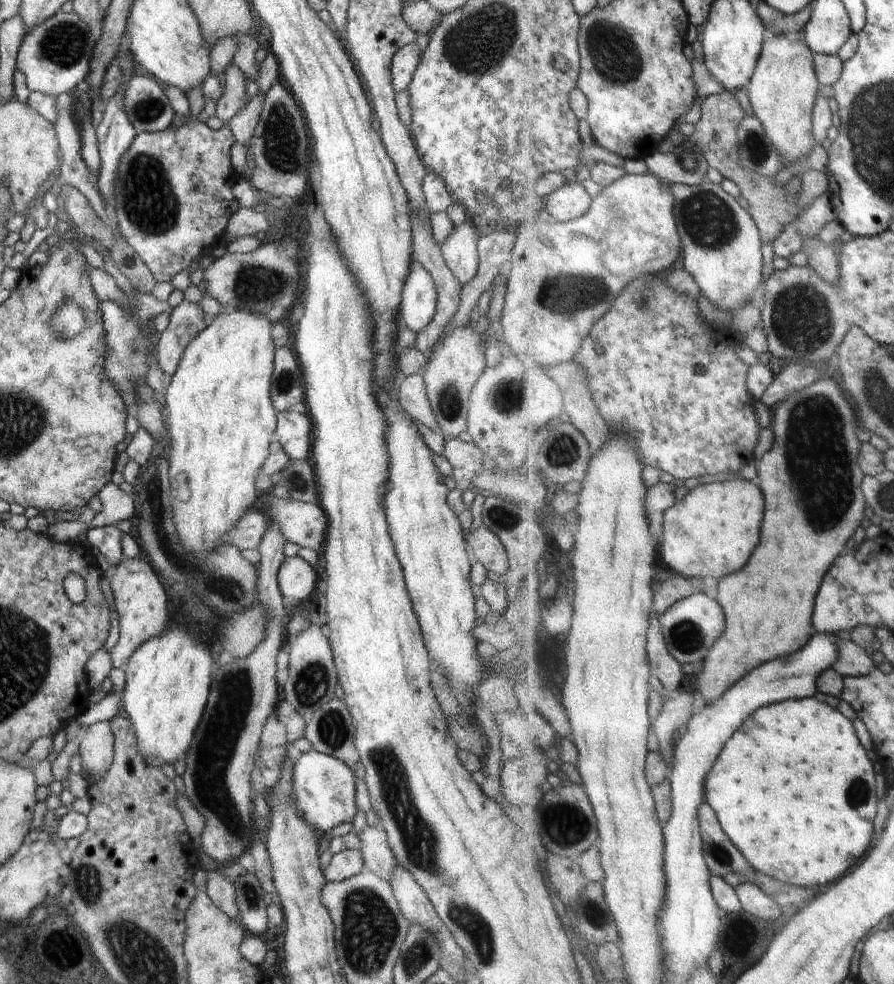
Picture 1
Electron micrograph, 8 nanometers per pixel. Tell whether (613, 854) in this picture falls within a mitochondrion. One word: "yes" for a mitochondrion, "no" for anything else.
no

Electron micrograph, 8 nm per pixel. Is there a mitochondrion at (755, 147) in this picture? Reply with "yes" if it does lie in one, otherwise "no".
yes

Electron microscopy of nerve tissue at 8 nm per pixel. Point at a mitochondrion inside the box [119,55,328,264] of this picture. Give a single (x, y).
(281, 146)

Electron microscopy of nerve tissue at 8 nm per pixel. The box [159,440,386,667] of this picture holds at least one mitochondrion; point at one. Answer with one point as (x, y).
(298, 482)

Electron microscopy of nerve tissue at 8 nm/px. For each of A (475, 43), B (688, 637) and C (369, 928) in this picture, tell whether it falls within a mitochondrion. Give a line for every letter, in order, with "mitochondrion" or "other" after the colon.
A: mitochondrion
B: mitochondrion
C: mitochondrion

